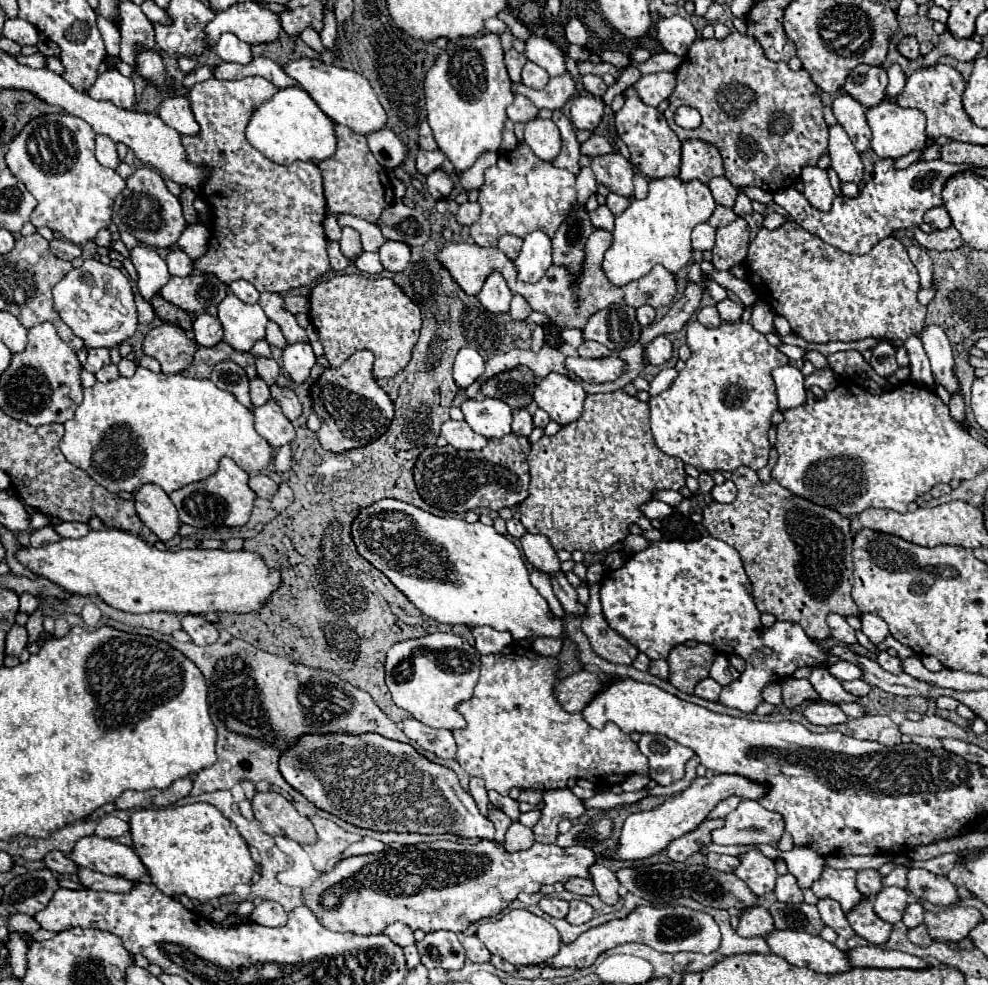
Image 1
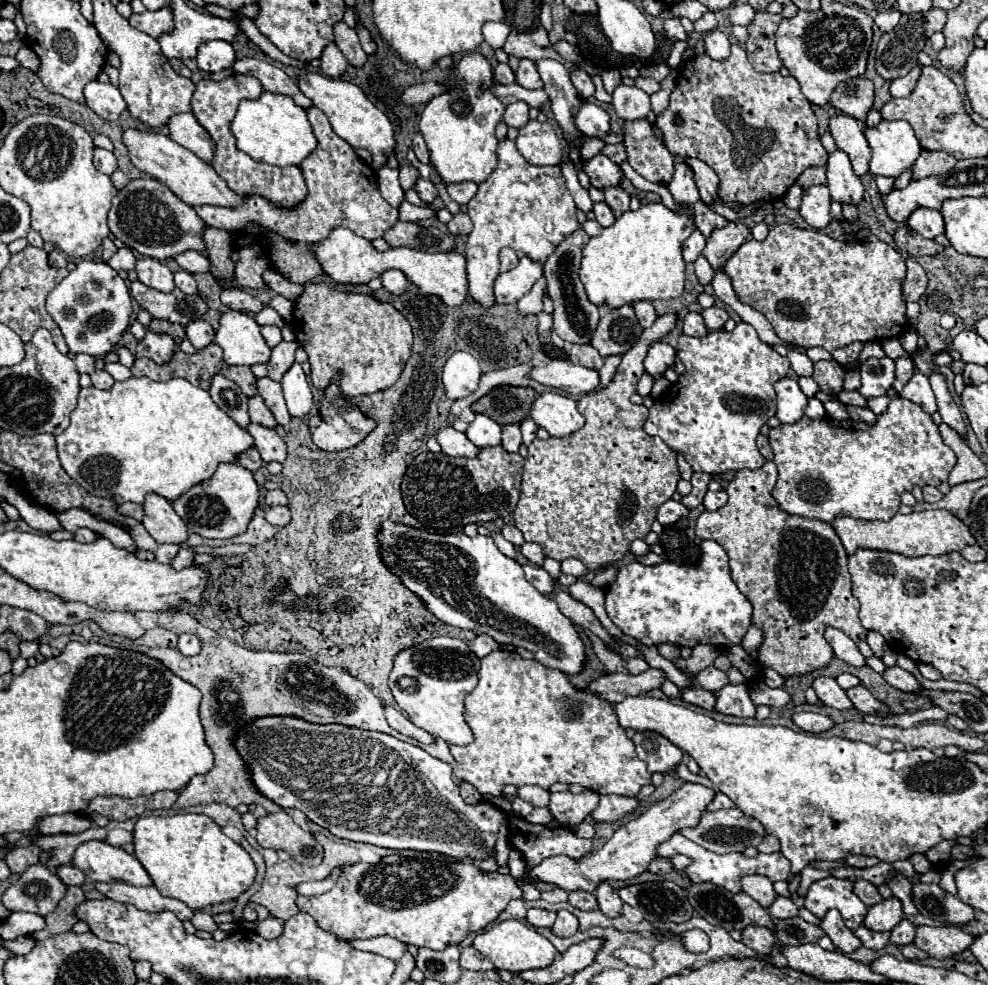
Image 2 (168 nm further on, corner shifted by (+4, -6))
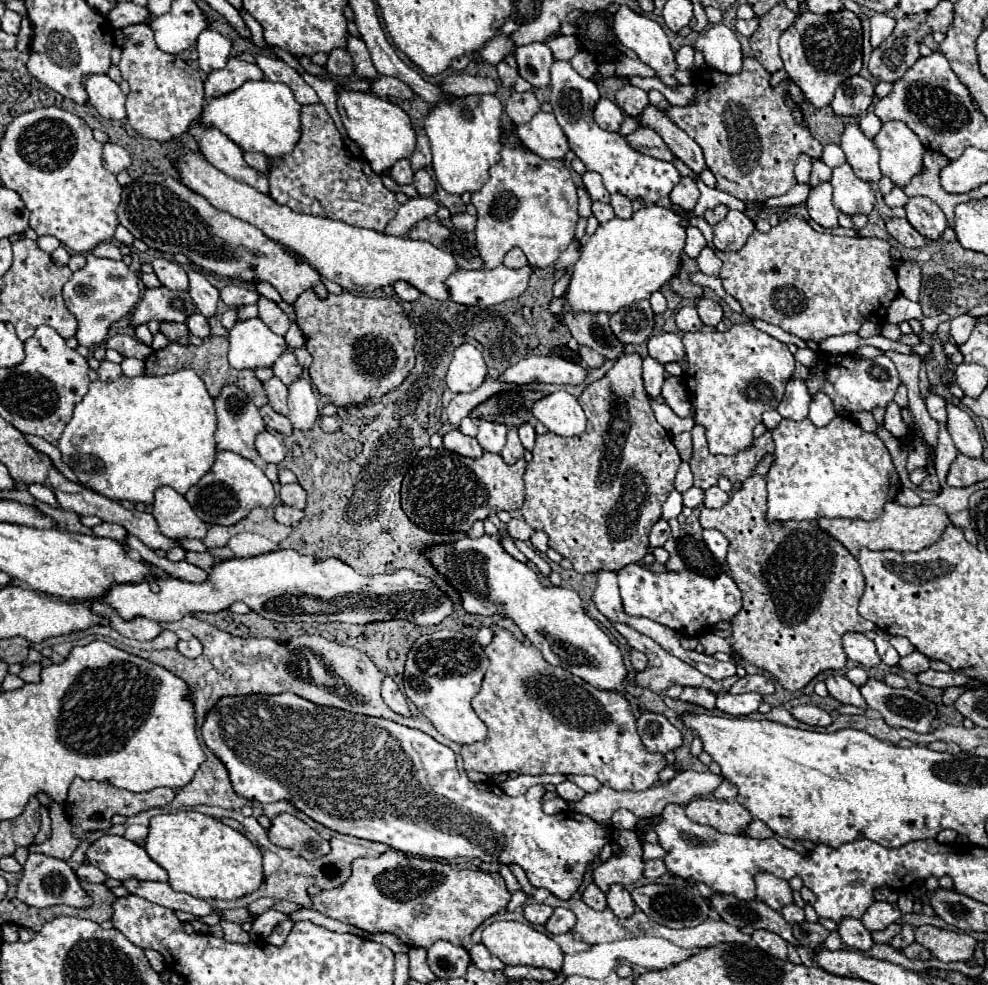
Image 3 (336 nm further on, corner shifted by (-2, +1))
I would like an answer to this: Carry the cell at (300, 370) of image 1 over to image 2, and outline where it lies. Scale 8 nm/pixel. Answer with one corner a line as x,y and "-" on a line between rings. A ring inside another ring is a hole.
294,362
292,368
284,374
280,384
284,388
284,398
286,398
290,416
304,418
312,408
312,392
310,392
310,384
302,366

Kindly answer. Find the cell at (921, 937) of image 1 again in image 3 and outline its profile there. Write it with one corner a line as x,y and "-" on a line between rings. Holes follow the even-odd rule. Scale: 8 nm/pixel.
912,943
912,945
908,945
904,951
902,951
908,959
924,959
924,961
928,961
932,955
930,955
930,951
928,949
924,949
922,945
918,945
918,943

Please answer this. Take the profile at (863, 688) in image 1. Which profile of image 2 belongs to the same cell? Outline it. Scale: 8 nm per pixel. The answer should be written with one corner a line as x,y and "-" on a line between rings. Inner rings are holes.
862,684
850,688
846,694
852,700
852,704
864,714
876,714
876,716
886,716
888,714
888,708
882,702
878,702

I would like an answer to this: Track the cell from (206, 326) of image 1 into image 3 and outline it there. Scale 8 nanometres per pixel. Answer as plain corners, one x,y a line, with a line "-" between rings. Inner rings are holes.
192,313
192,315
188,317
186,325
188,325
190,333
192,333
192,335
196,335
196,337
206,339
206,337
210,335
210,325
208,325
208,319
206,319
206,317
202,317
200,313

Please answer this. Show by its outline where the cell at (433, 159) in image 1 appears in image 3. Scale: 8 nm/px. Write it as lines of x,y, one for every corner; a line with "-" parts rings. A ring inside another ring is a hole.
400,159
398,163
394,163
392,169
390,169
390,177
392,177
398,185
408,185
408,183
412,183
414,171
412,171
412,167
410,167
410,161
408,161
408,159

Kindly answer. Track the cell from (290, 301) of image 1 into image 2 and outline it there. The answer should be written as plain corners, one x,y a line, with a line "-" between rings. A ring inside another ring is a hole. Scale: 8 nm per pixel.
266,306
260,314
256,314
256,322
258,322
260,326
264,326
264,324
276,324
278,328
282,328
282,326
284,326
282,316
280,316
272,306

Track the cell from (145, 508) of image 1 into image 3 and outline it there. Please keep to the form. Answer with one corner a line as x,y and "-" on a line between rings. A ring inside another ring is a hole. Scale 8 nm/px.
160,487
156,491
152,515
158,521
160,533
170,539
206,537
206,523
194,513
184,495
176,493
172,487

